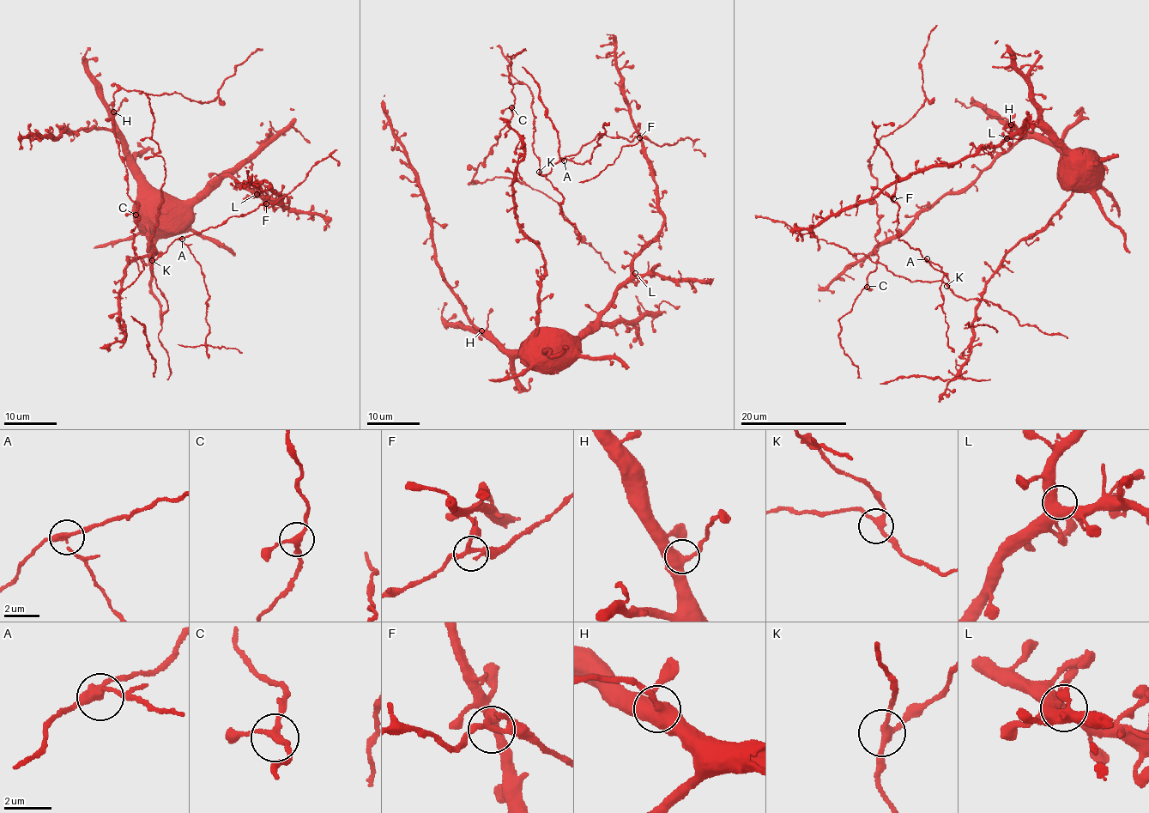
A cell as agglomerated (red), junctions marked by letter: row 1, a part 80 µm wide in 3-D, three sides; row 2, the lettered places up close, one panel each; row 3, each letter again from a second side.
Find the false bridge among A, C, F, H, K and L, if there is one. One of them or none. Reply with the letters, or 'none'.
A

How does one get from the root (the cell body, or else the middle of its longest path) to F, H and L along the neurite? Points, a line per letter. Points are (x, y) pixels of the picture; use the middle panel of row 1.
F: (541, 332), (571, 337), (578, 335), (610, 304), (630, 276), (631, 263), (662, 226), (653, 169), (639, 137)
H: (541, 332), (537, 340), (517, 351), (504, 347), (497, 338), (481, 330)
L: (541, 332), (558, 332), (571, 337), (577, 336), (604, 311), (613, 296), (635, 273)

